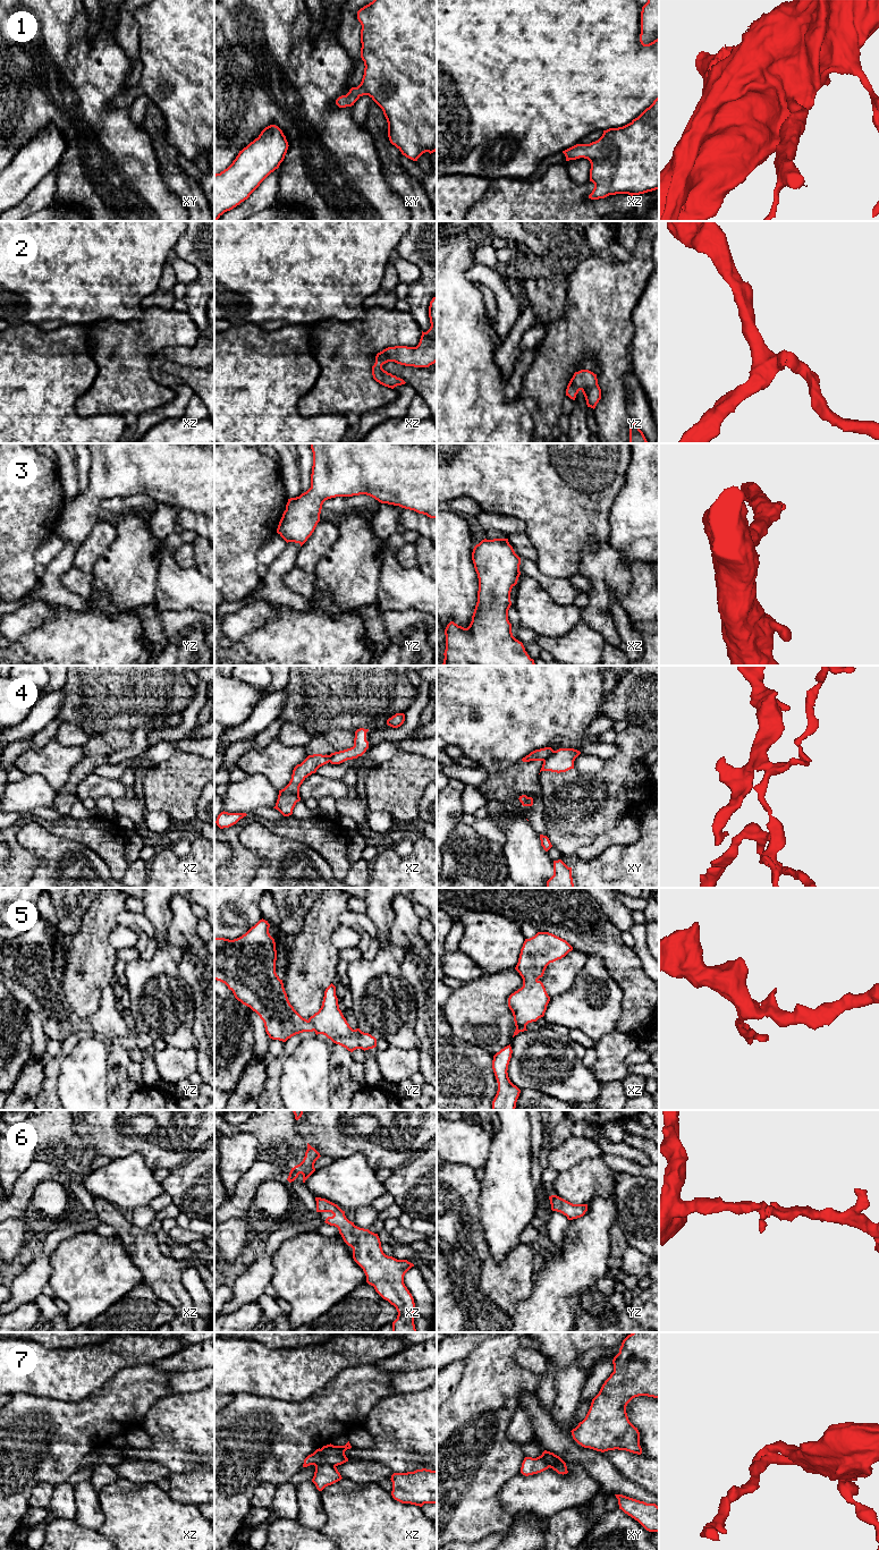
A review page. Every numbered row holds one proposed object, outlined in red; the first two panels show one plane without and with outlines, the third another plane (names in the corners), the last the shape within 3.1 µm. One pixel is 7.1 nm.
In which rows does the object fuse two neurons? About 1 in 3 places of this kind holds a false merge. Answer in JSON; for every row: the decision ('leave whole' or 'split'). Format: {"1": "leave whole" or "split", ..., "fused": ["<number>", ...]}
{"1": "leave whole", "2": "leave whole", "3": "leave whole", "4": "split", "5": "leave whole", "6": "leave whole", "7": "split", "fused": ["4", "7"]}

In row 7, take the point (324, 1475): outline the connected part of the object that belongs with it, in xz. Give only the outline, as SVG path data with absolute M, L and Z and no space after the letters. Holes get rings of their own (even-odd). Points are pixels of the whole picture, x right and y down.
M321 1465L315 1468L312 1482L319 1491L322 1491L326 1487L331 1485L341 1479L336 1466Z

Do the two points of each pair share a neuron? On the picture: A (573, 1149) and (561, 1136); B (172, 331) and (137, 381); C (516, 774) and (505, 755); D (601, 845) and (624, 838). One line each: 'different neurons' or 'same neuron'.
A: different neurons
B: same neuron
C: different neurons
D: same neuron

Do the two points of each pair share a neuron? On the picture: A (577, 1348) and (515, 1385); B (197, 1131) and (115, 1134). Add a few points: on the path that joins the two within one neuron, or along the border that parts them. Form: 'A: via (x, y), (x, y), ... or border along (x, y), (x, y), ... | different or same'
A: border along (540, 1375), (540, 1382), (534, 1392) | different
B: via (177, 1145), (151, 1145), (135, 1142) | same

